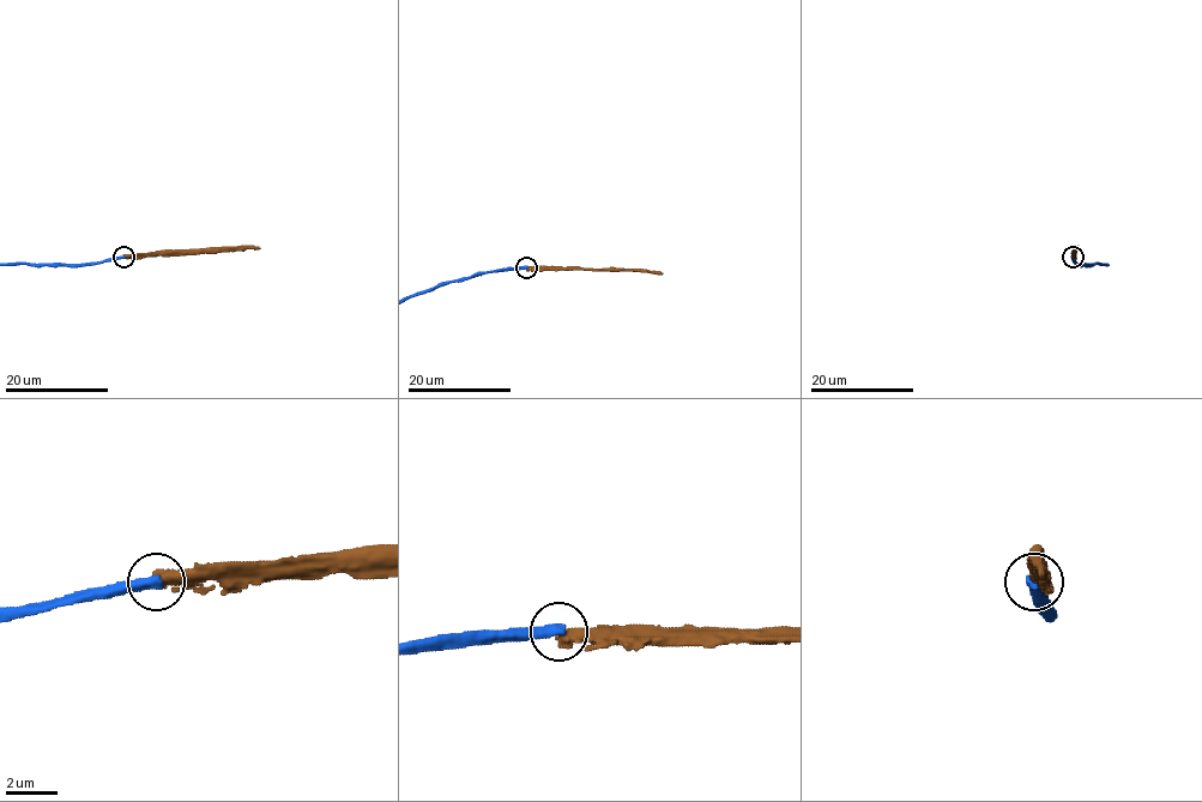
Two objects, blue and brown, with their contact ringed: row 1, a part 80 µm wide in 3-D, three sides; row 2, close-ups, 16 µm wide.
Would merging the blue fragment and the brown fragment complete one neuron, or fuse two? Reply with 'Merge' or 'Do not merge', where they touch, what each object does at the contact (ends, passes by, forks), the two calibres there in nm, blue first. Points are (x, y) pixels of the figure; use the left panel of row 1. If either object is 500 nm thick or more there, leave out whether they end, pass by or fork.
Do not merge. Place: (124, 257). At the ring blue ends. At the ring brown ends. Thickness 440 nm (blue) against 480 nm

